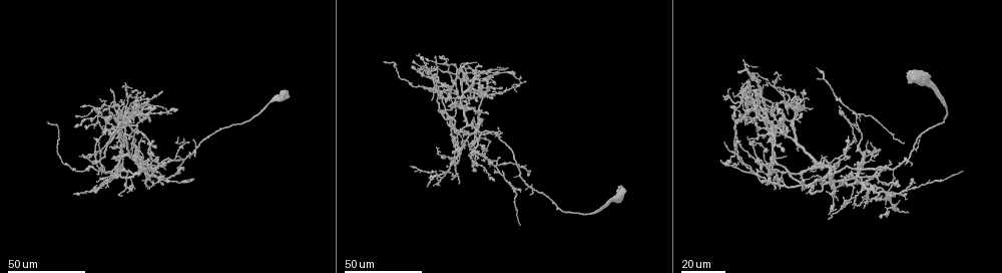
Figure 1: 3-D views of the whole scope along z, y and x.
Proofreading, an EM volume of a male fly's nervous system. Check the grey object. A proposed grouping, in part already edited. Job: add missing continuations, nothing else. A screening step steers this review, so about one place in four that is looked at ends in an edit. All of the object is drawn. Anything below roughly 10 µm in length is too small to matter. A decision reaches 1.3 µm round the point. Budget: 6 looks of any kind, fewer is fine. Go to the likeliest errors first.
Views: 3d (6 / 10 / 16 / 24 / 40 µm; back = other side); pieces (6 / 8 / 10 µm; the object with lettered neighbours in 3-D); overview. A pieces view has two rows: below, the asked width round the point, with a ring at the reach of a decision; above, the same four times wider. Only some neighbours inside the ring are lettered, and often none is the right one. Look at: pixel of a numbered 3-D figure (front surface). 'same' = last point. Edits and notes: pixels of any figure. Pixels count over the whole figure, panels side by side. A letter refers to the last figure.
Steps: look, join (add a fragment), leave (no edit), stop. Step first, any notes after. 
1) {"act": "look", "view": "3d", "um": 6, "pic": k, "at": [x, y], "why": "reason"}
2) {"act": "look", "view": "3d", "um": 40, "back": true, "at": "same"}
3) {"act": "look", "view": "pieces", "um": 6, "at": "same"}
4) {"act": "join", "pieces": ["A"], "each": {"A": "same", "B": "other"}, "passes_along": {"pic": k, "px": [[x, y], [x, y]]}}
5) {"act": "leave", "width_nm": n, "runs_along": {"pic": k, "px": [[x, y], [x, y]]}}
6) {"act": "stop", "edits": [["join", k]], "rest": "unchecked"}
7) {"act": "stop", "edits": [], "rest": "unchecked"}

{"act": "look", "view": "3d", "um": 40, "pic": 1, "at": [813, 107], "why": "an open end"}

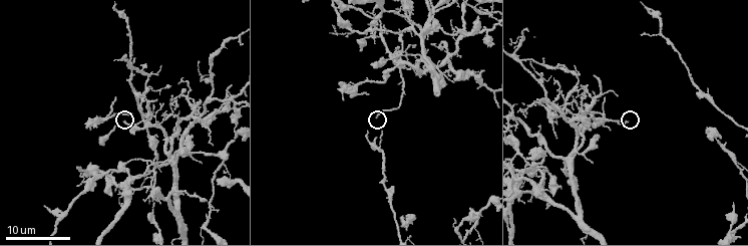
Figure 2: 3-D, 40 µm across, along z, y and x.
{"act": "look", "view": "pieces", "um": 8, "pic": 2, "at": [378, 116], "why": "what lies round it"}

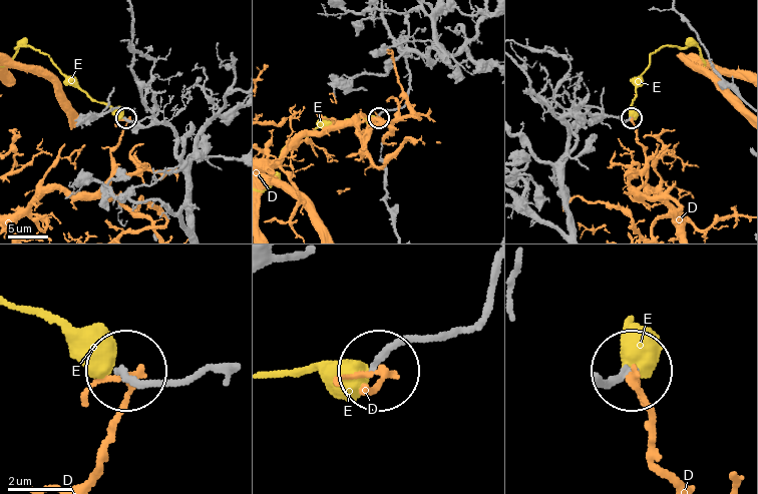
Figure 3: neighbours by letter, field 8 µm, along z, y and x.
{"act": "leave", "width_nm": 190, "each": {"D": "other", "E": "other"}, "runs_along": {"pic": 3, "px": [[487, 310], [474, 324], [409, 337], [380, 364]]}, "found": "no lettered fragment goes on from it"}

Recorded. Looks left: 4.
{"act": "look", "view": "3d", "um": 40, "pic": 1, "at": [127, 139], "why": "branch stops here"}

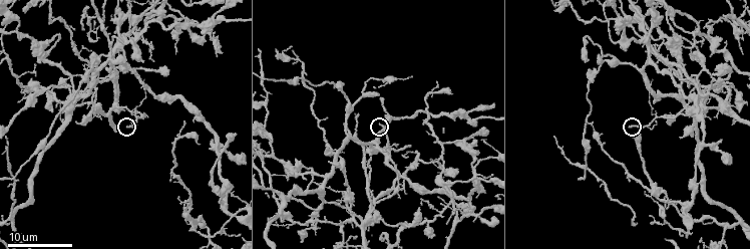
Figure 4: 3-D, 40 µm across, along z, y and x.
{"act": "look", "view": "pieces", "um": 6, "pic": 4, "at": [629, 127]}

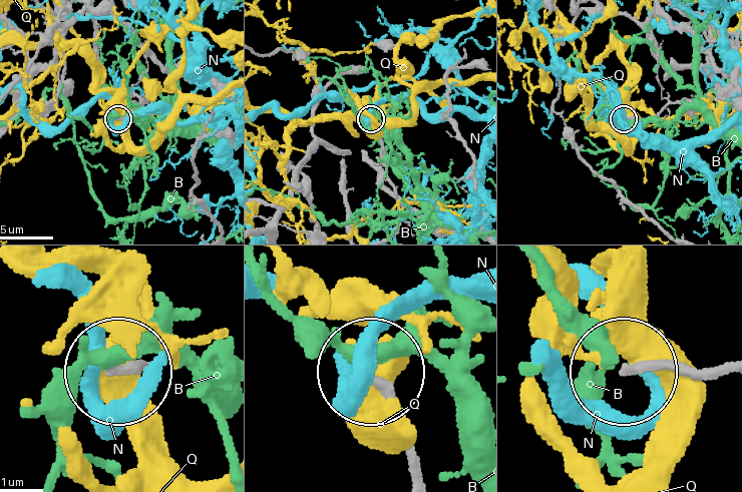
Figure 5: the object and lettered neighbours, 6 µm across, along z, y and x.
{"act": "leave", "each": {"B": "other", "N": "other", "Q": "other"}, "runs_along": {"pic": 5, "px": [[724, 364], [630, 371]]}, "found": "no lettered fragment goes on from it"}

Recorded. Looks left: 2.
{"act": "look", "view": "3d", "um": 40, "pic": 1, "at": [131, 89], "why": "free end"}

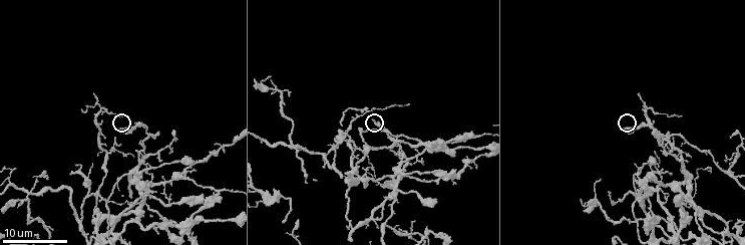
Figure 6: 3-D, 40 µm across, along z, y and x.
{"act": "look", "view": "pieces", "um": 6, "pic": 6, "at": [373, 121]}

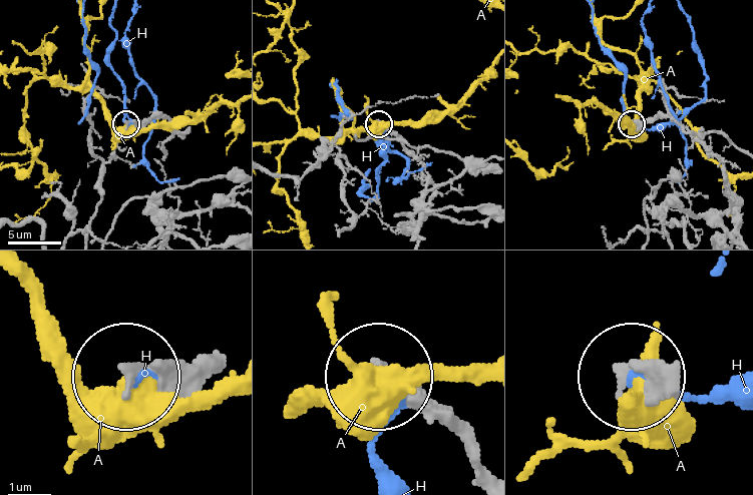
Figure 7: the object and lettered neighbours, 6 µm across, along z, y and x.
{"act": "leave", "width_nm": 200, "each": {"A": "other", "H": "other"}, "runs_along": {"pic": 7, "px": [[202, 356], [129, 370]]}, "found": "none of them fits"}

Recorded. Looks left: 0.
{"act": "stop", "edits": [], "rest": "unchecked"}

